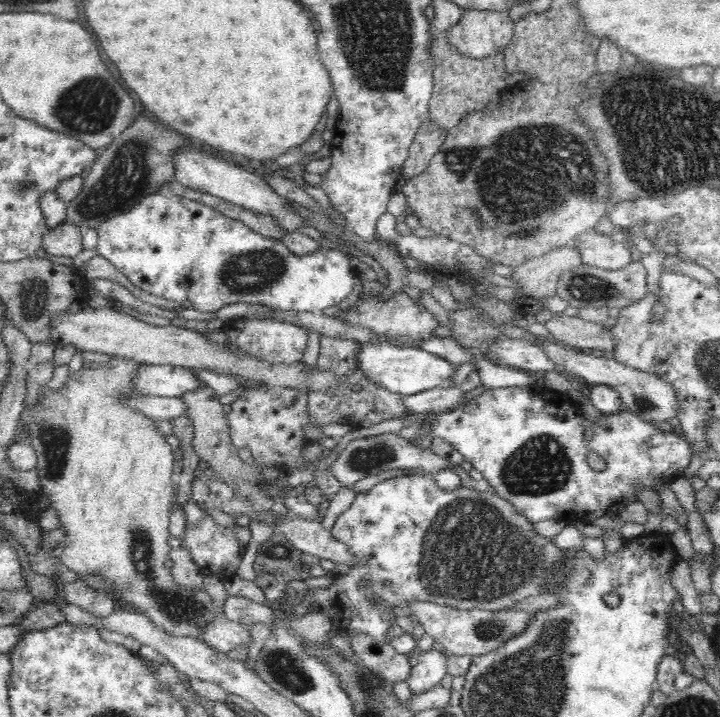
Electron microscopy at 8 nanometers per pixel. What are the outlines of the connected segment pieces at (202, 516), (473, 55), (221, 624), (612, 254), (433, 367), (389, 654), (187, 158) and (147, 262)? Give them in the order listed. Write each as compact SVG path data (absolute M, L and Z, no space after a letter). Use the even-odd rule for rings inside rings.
M193 500L182 504L182 515L184 515L184 534L178 543L184 549L188 549L188 555L198 565L202 576L218 576L224 582L236 577L240 563L243 561L245 546L238 542L232 529L218 525L216 520L198 507Z
M465 9L460 22L447 31L446 45L460 57L482 62L511 43L513 28L508 13Z
M219 615L212 622L204 622L204 626L200 626L200 640L216 650L227 653L242 642L249 644L251 639L246 626Z
M586 231L574 241L579 242L583 250L584 265L604 270L622 270L633 261L627 242L616 242L611 235L600 236Z
M366 343L364 352L360 354L360 367L376 383L382 383L392 393L399 393L402 397L414 396L420 392L444 387L448 380L456 374L458 366L446 361L443 357L431 354L423 349L395 348L388 344Z
M356 628L356 630L348 630L347 632L350 648L356 654L357 659L362 661L364 666L375 670L381 676L394 682L405 681L410 676L413 667L410 666L410 662L408 661L410 658L409 654L400 654L391 643L387 643L385 640L378 640L363 630L357 630Z
M188 148L177 154L175 163L177 166L177 180L183 185L192 188L192 190L212 194L217 200L224 199L226 202L242 206L242 208L246 208L246 210L250 210L254 214L271 216L284 232L310 232L310 222L300 212L296 212L296 208L292 206L292 201L283 194L276 192L276 189L268 180L262 179L256 174L250 174L250 172L246 172L242 168L224 164L224 161L212 156L206 156L206 153L198 153L198 151Z
M160 193L147 196L144 200L136 204L134 208L129 209L128 212L109 217L109 219L100 224L97 229L99 237L96 249L100 256L112 262L112 264L114 264L120 272L123 272L128 277L128 280L133 282L138 288L146 290L146 292L150 294L163 296L168 300L175 301L183 305L189 313L196 311L217 312L219 308L227 304L236 304L238 302L258 302L274 308L280 308L282 311L295 311L296 313L313 312L313 310L323 310L325 312L335 308L338 303L342 302L342 300L350 294L355 279L358 277L357 269L352 266L352 258L342 252L342 250L326 248L326 246L319 245L314 252L310 252L306 254L306 256L296 256L286 249L286 245L284 245L283 241L267 239L263 235L252 231L241 221L230 219L208 205L178 195L169 198L164 197Z

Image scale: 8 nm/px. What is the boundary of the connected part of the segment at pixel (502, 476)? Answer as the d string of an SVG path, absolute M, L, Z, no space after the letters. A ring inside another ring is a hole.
M515 385L501 388L492 388L486 390L481 396L475 397L470 402L452 409L449 412L441 413L421 413L412 412L409 409L405 409L402 414L396 414L396 416L390 416L390 418L410 418L414 416L414 422L420 428L428 428L430 430L429 436L436 437L446 442L449 442L456 450L458 450L466 461L473 465L473 468L483 473L483 478L494 488L493 492L496 492L498 496L509 500L514 506L522 513L524 513L533 523L542 522L542 520L554 518L556 520L564 520L567 523L586 522L586 524L592 524L596 520L600 520L602 516L608 515L610 517L620 516L620 512L625 508L628 508L630 504L636 504L641 502L640 493L643 493L644 489L653 489L658 484L670 484L672 480L683 476L684 470L686 470L691 462L691 451L688 441L683 436L676 435L675 433L669 433L656 427L653 423L646 422L642 418L636 416L631 410L628 410L625 406L616 412L612 412L606 415L598 416L598 420L588 420L586 414L583 413L582 406L573 400L567 393L555 393L551 389L546 389L544 386L538 385ZM586 432L592 432L592 439L586 441L584 434ZM593 451L597 455L600 455L606 461L606 468L604 470L592 470L587 462L587 453Z

